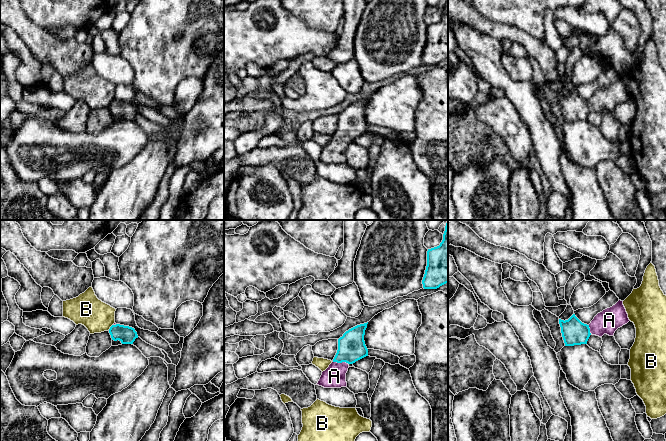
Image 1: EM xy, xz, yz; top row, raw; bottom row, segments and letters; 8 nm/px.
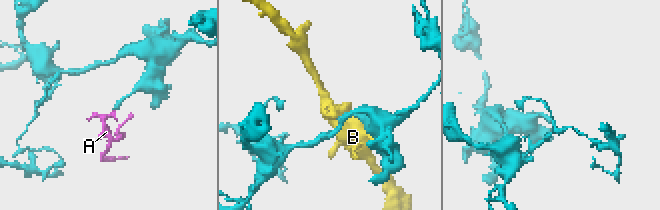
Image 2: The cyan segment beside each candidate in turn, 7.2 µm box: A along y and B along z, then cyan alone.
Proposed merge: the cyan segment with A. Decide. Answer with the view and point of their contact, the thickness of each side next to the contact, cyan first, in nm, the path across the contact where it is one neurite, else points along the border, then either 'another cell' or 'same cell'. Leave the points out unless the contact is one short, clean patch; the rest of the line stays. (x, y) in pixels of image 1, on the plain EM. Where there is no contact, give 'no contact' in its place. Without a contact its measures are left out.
contact xz (340, 138); calibres 220 and 180 nm; way xz (351, 122), (340, 138), (334, 152); same cell

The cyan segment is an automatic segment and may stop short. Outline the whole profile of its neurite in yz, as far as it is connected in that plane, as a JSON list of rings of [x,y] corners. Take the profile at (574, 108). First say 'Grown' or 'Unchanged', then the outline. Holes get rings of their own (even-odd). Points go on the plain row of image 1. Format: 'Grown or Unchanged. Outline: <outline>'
Grown. Outline: [[[619,76],[615,81],[598,89],[589,101],[582,99],[573,90],[568,96],[559,95],[565,122],[587,120],[590,111],[613,112],[615,107],[629,98],[628,90]]]

